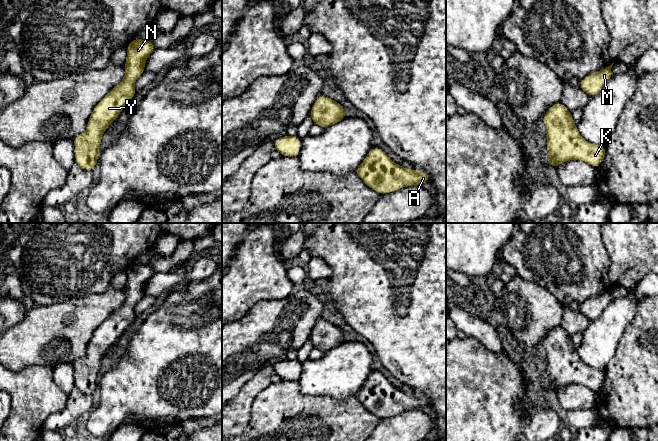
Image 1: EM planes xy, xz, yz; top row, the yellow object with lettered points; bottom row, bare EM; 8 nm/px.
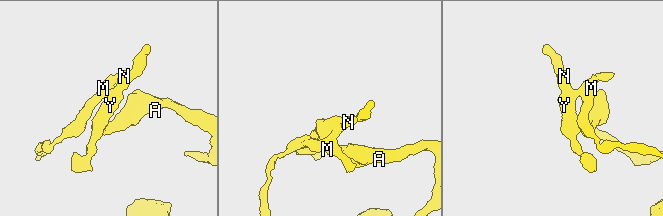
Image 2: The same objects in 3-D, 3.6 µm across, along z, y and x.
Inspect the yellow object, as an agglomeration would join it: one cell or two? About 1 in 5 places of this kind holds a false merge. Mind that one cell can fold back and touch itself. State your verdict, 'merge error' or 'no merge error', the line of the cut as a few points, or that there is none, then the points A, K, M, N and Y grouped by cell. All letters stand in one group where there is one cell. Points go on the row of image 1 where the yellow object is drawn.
no merge error; cut none; groups A K M N Y

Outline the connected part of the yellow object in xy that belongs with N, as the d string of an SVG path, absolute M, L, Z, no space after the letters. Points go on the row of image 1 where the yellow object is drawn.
M137 37L127 45L123 80L96 104L86 131L73 139L75 162L82 169L92 171L97 165L103 133L136 94L134 83L145 72L146 60L155 50L150 40Z

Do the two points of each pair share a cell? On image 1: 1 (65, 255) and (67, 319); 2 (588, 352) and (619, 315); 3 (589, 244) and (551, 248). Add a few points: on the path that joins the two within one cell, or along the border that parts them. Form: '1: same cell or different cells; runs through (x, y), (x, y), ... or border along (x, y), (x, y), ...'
1: different cells; border along (89, 295), (43, 305)
2: same cell; runs through (597, 343), (612, 324)
3: same cell; runs through (580, 244), (560, 244)

